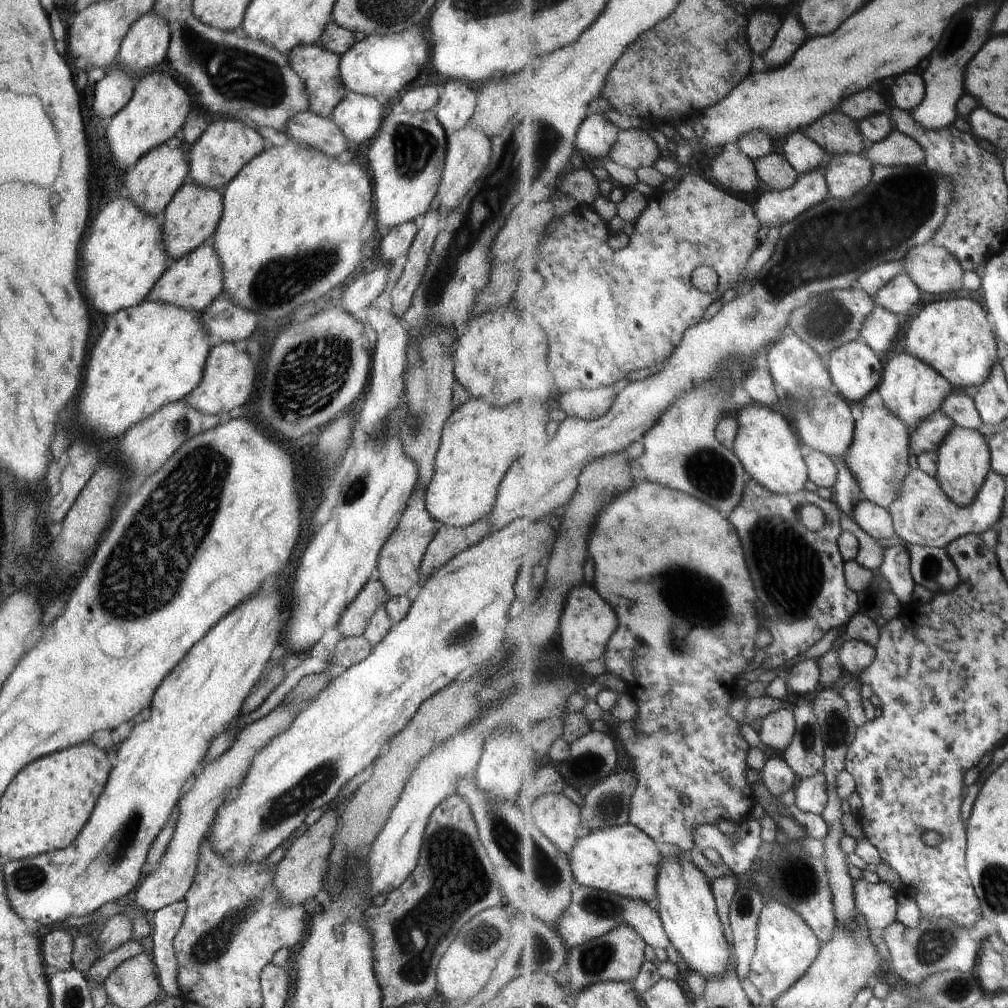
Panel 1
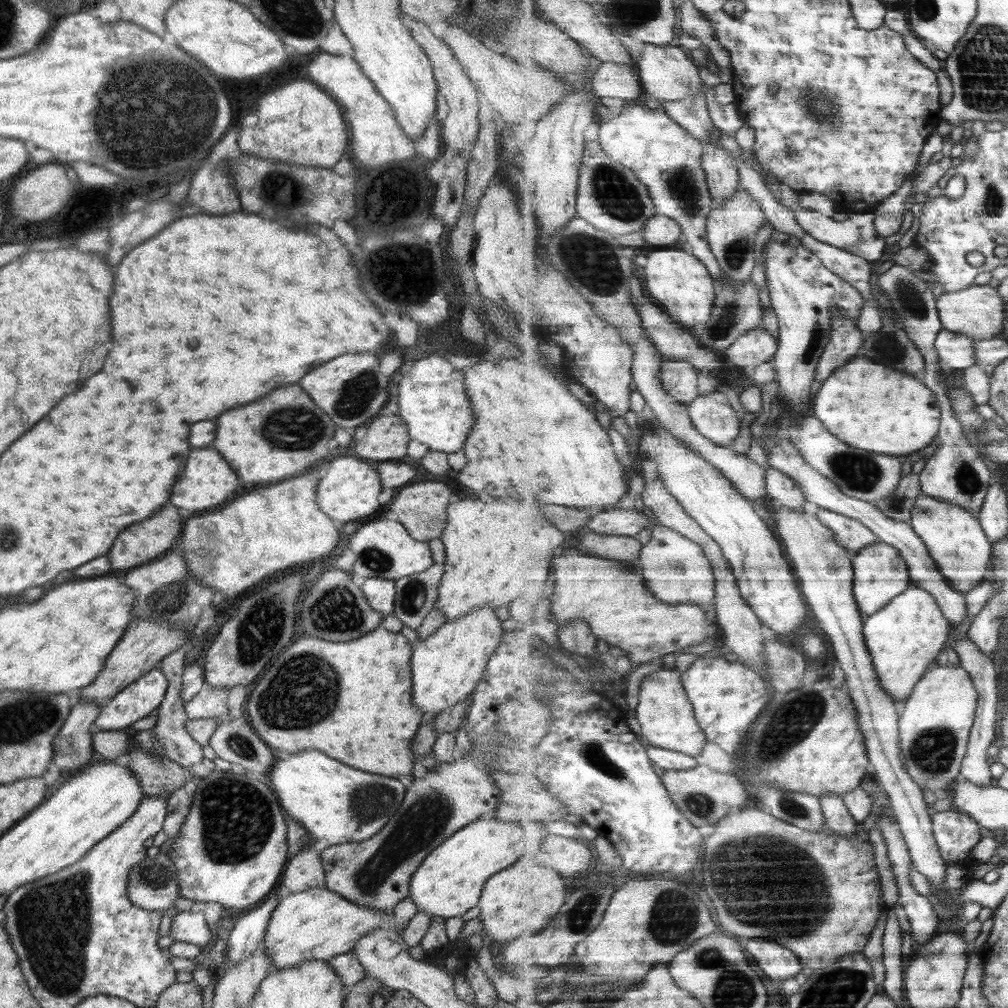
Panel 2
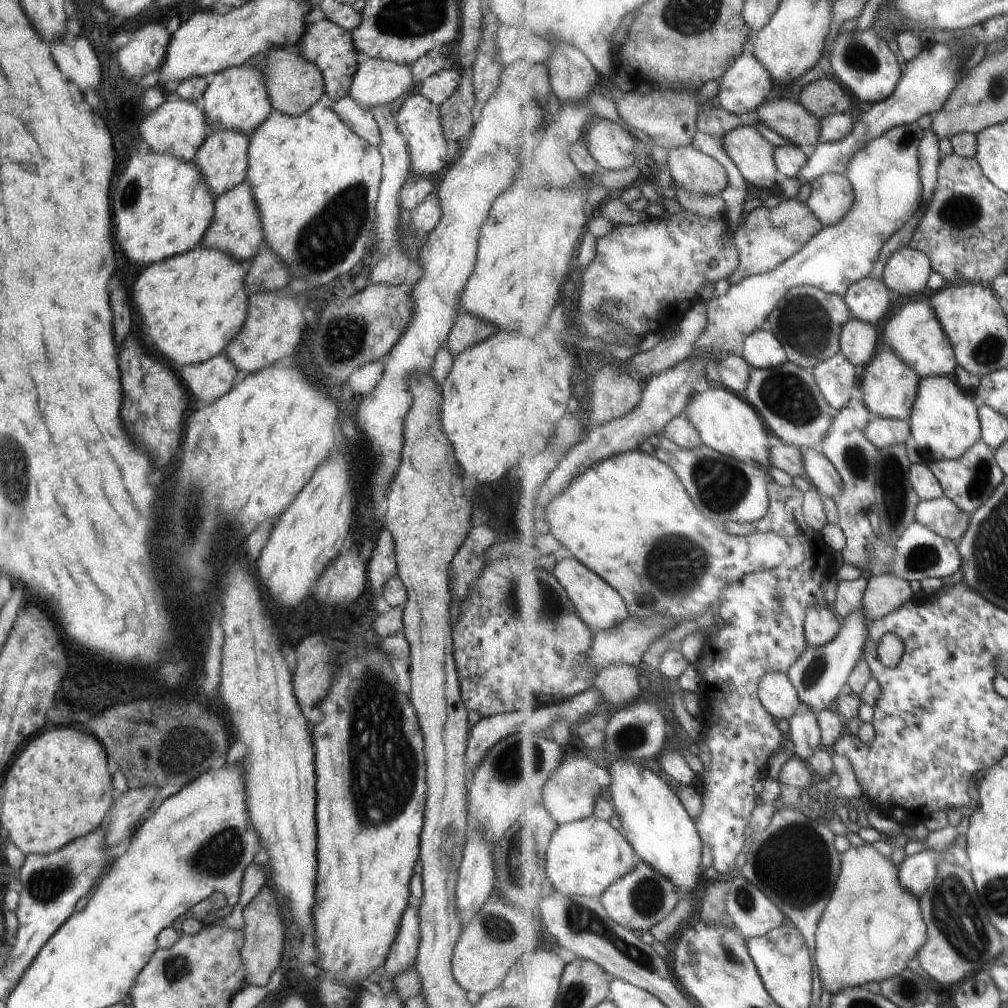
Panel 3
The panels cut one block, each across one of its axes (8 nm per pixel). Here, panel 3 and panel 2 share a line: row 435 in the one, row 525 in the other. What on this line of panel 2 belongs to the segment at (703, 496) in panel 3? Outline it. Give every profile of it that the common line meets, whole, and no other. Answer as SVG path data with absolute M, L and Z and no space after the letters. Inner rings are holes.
M662 524L653 529L651 536L639 558L650 589L657 597L660 596L660 599L672 604L702 602L706 608L710 608L716 600L718 580L705 548L695 540L684 536L684 533Z

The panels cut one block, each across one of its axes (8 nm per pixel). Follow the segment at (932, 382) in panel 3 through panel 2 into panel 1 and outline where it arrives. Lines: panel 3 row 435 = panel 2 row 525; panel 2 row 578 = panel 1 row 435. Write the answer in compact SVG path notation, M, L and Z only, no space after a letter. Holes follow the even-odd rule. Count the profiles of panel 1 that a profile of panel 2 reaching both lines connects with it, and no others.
M955 424L946 442L938 450L939 475L944 490L960 506L969 507L977 499L993 470L991 444L984 431L968 428L965 424Z

